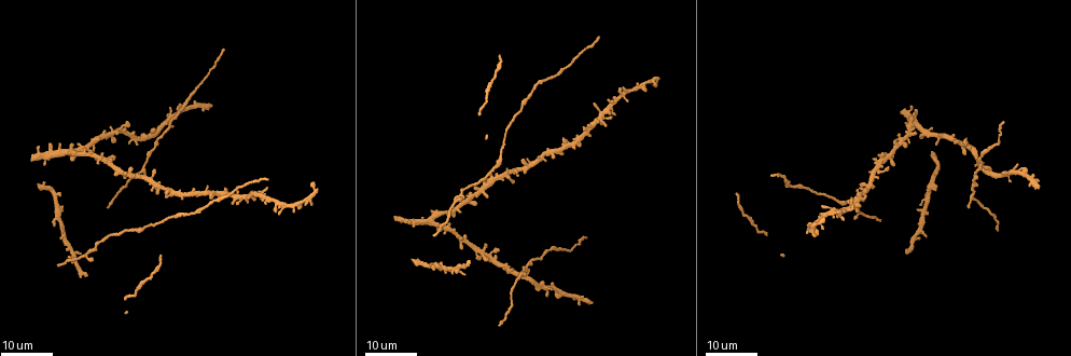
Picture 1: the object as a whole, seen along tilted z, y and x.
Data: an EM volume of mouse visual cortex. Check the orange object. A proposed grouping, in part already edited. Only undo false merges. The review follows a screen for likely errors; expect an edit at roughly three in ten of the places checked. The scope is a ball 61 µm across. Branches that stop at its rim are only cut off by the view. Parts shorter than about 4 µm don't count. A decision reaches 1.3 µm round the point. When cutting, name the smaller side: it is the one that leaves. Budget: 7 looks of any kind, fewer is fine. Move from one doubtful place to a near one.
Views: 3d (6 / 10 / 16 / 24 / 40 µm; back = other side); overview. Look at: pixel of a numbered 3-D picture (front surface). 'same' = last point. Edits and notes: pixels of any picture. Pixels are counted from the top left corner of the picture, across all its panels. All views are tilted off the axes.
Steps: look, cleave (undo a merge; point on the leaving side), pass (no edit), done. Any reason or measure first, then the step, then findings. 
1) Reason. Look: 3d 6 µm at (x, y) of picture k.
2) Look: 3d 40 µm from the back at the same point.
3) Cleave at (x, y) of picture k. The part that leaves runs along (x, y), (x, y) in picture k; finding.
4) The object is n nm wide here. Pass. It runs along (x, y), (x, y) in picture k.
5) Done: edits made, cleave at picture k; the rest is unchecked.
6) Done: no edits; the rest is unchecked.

Look: 3d 16 µm at (86, 254) of picture 1.

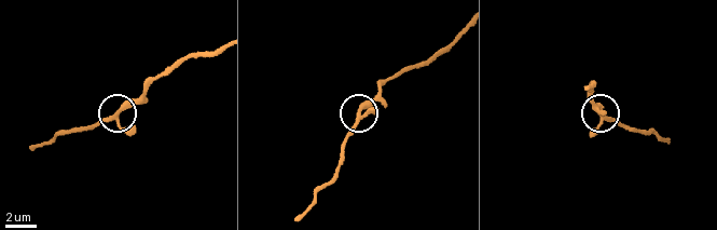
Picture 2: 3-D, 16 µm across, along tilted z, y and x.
Look: 3d 6 µm at (355, 119) of picture 2.

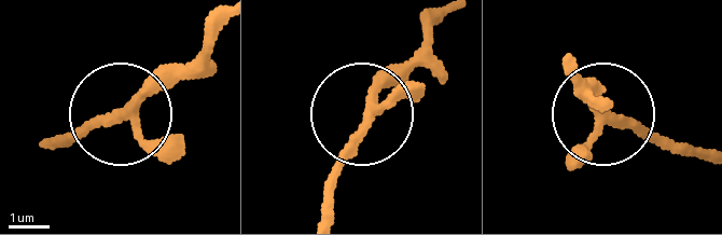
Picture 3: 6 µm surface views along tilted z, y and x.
The object is 210 nm wide here. Pass. All the same cell.

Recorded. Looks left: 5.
Small branch off a trunk. Look: 3d 16 µm at (138, 170) of picture 1.

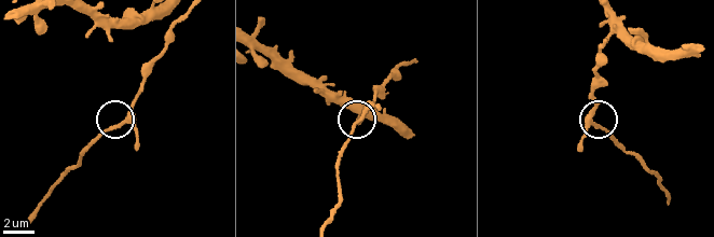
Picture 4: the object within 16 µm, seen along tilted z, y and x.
Look: 3d 6 µm at (120, 125) of picture 4.

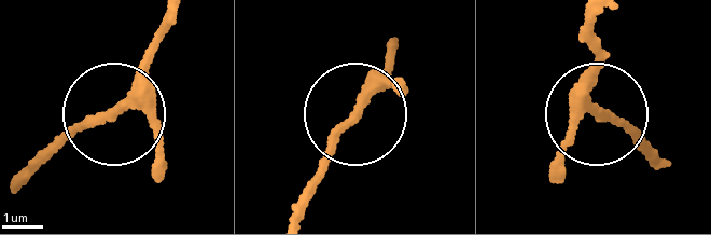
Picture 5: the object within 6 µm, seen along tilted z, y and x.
Look: 3d 6 µm from the back at (117, 111) of picture 5.

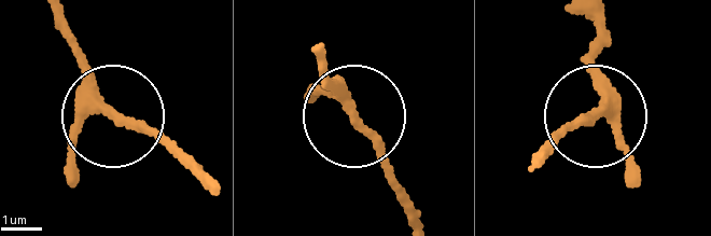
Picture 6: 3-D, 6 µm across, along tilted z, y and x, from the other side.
Pass. One cell here.

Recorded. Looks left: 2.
A fork. Look: 3d 24 µm at (990, 171) of picture 1.

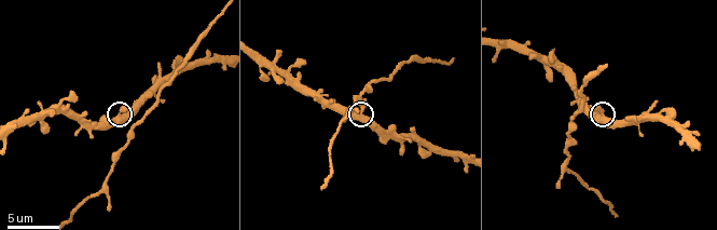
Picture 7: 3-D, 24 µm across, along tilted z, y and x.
Look: 3d 6 µm at (119, 114) of picture 7.

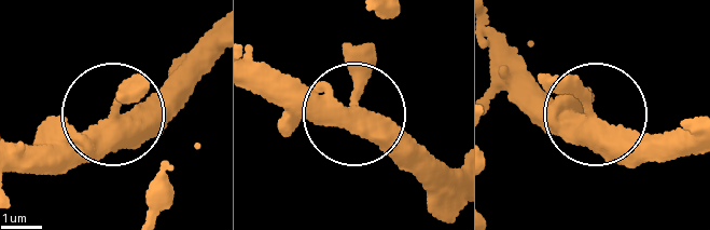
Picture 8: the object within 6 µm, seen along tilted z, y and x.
The side arm is 18 µm long; 3 arms meet here. Pass. Continuous, no second cell.

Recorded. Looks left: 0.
Done: no edits; the rest is unchecked.

